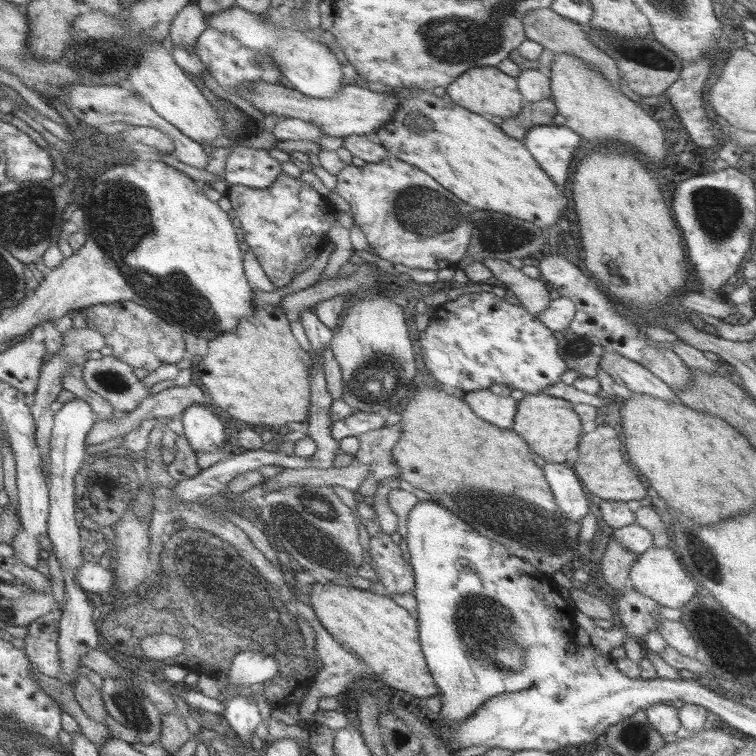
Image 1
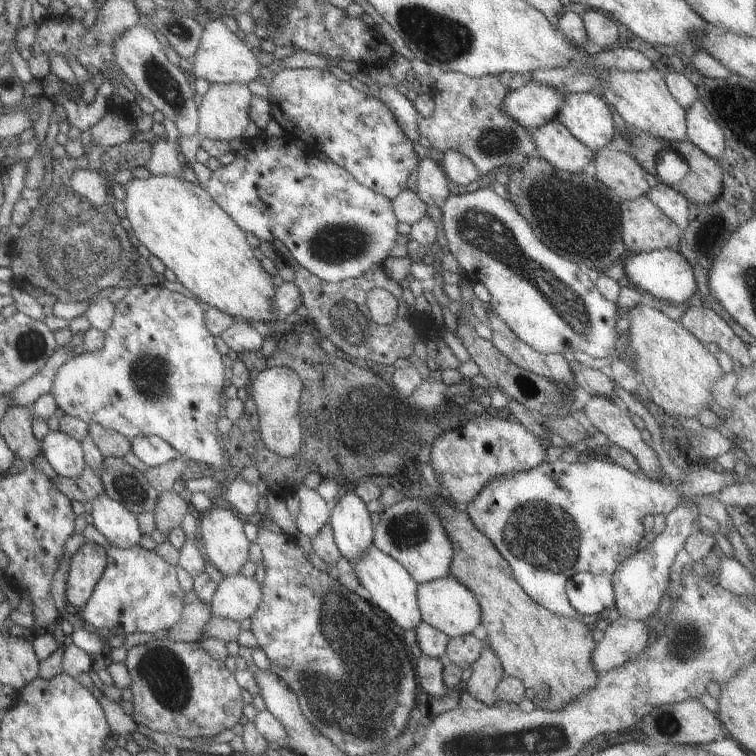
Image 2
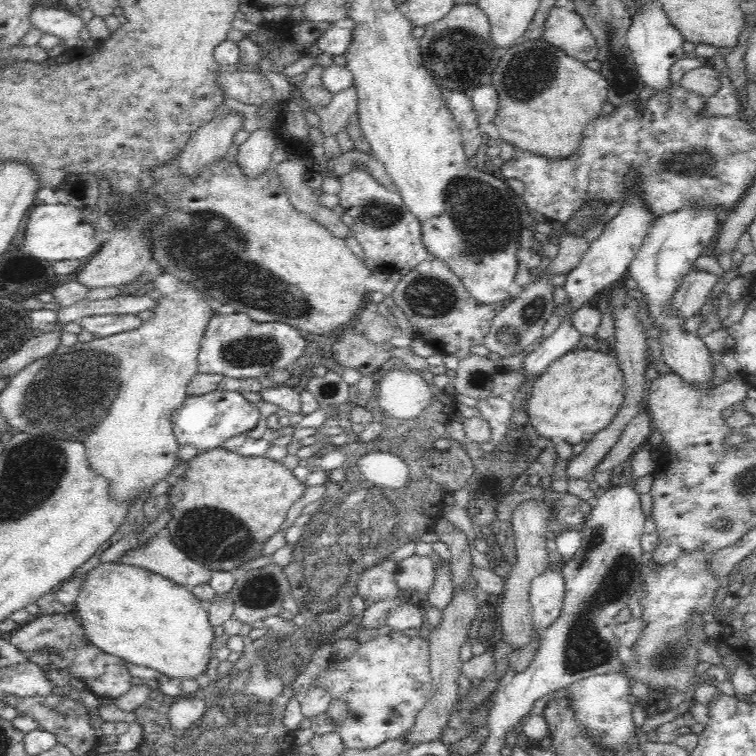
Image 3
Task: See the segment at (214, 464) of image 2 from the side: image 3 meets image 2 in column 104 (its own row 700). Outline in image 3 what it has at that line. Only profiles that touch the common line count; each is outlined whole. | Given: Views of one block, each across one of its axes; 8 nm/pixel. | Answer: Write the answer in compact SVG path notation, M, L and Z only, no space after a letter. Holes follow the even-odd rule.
M393 630L355 644L352 654L329 659L324 669L311 680L308 689L326 690L331 702L345 704L347 716L338 729L342 747L369 751L387 740L404 738L426 706L434 686L430 672L430 643L426 637L410 638L403 631Z

